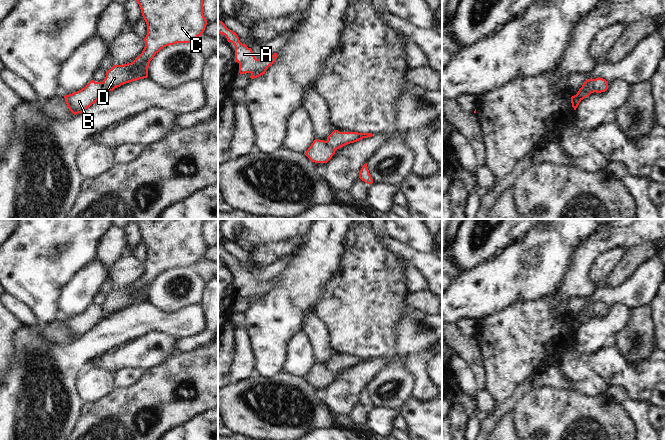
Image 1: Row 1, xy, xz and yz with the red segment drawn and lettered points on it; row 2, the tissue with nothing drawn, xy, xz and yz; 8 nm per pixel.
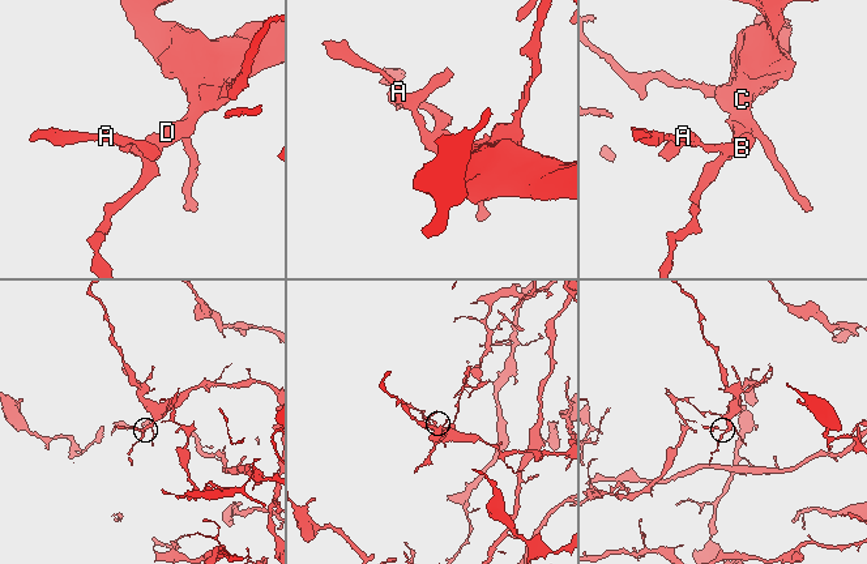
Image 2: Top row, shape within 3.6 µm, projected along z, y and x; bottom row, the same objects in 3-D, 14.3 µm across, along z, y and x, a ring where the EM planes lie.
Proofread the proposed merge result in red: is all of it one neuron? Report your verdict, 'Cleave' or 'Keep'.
Cleave

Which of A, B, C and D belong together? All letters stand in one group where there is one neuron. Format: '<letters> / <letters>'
A B C / D

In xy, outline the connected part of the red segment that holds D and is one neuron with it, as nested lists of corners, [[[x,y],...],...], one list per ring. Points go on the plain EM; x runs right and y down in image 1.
[[[133,286],[124,289],[113,289],[113,291],[106,296],[106,301],[103,304],[105,315],[113,315],[123,308],[147,302],[149,287],[150,286],[147,286],[140,290]]]

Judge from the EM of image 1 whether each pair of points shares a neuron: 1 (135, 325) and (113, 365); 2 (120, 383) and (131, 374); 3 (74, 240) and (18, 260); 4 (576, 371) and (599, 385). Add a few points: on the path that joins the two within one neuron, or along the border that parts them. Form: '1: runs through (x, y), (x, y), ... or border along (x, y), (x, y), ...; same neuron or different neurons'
1: border along (146, 333), (104, 355); different neurons
2: runs through (123, 380), (128, 377); same neuron
3: runs through (60, 240), (56, 240), (36, 260), (32, 260); same neuron
4: runs through (582, 376), (593, 385); same neuron

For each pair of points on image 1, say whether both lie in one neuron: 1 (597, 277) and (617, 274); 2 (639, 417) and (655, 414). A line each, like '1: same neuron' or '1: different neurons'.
1: different neurons
2: different neurons

